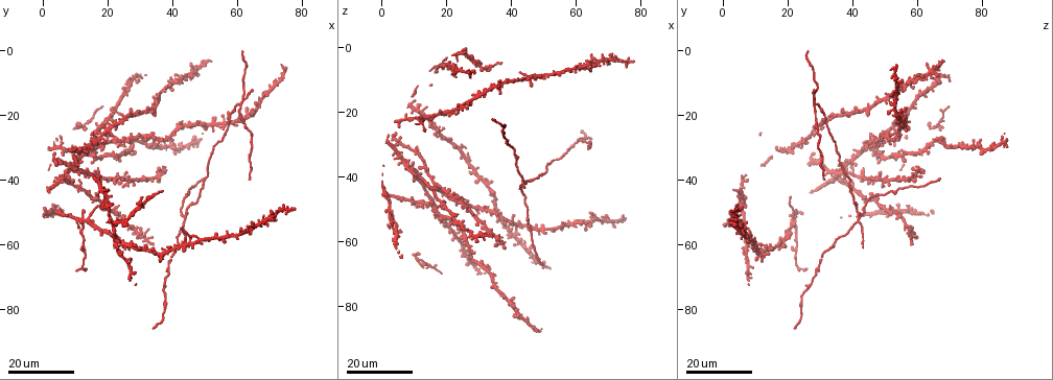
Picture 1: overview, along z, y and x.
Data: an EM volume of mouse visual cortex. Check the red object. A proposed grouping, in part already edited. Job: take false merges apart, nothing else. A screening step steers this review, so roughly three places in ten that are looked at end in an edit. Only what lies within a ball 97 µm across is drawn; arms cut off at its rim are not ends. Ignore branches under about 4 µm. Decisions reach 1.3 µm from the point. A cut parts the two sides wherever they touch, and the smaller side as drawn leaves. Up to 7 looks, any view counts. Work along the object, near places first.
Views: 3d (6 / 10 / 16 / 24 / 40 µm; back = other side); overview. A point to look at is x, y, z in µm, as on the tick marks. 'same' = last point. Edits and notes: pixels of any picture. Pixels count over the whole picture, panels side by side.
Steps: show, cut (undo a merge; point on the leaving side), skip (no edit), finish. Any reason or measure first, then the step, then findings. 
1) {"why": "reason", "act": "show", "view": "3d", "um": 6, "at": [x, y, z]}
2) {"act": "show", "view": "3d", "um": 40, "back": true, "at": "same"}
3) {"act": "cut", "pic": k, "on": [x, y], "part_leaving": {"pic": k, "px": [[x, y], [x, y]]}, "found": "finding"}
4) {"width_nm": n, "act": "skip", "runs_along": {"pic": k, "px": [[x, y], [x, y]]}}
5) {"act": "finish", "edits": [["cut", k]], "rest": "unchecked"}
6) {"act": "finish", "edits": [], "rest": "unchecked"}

{"why": "small branch off a trunk", "act": "show", "view": "3d", "um": 24, "at": [36.5, 37.5, 59.5]}

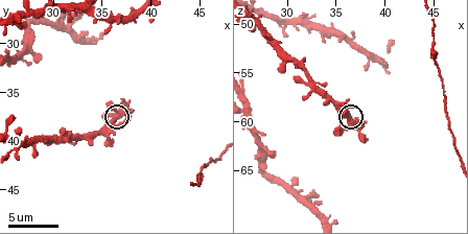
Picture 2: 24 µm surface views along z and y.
{"why": "zoom in", "act": "show", "view": "3d", "um": 6, "at": [37.2, 37.0, 60.4]}

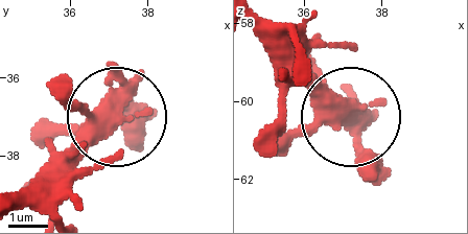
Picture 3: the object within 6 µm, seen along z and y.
{"arms": 5, "act": "skip", "found": "continuous, no second neuron"}

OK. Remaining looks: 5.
{"why": "three arms meet", "act": "show", "view": "3d", "um": 24, "at": [44.0, 53.0, 41.0]}

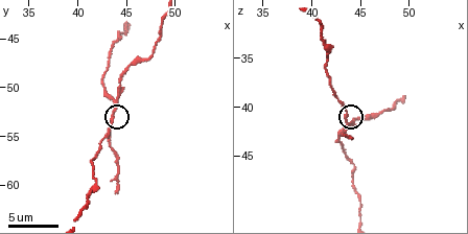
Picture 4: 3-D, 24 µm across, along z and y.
{"act": "show", "view": "3d", "um": 6, "at": [43.4, 53.0, 41.8]}

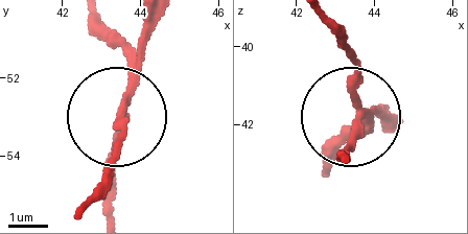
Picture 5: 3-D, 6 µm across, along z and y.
{"act": "show", "view": "3d", "um": 6, "back": true, "at": [43.60, 52.80, 41.55]}

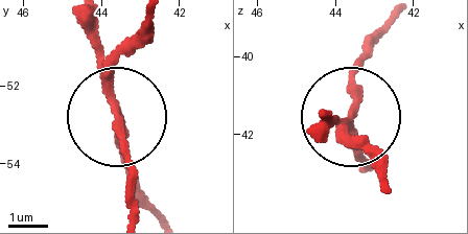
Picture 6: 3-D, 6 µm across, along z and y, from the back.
{"width_nm": 200, "act": "cut", "pic": 6, "on": [92, 31], "part_leaving": {"pic": 6, "px": [[110, 86], [99, 19]]}, "found": "a second neuron is stuck on"}

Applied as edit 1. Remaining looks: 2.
{"act": "finish", "edits": [["cut", 6]], "rest": "unchecked"}

